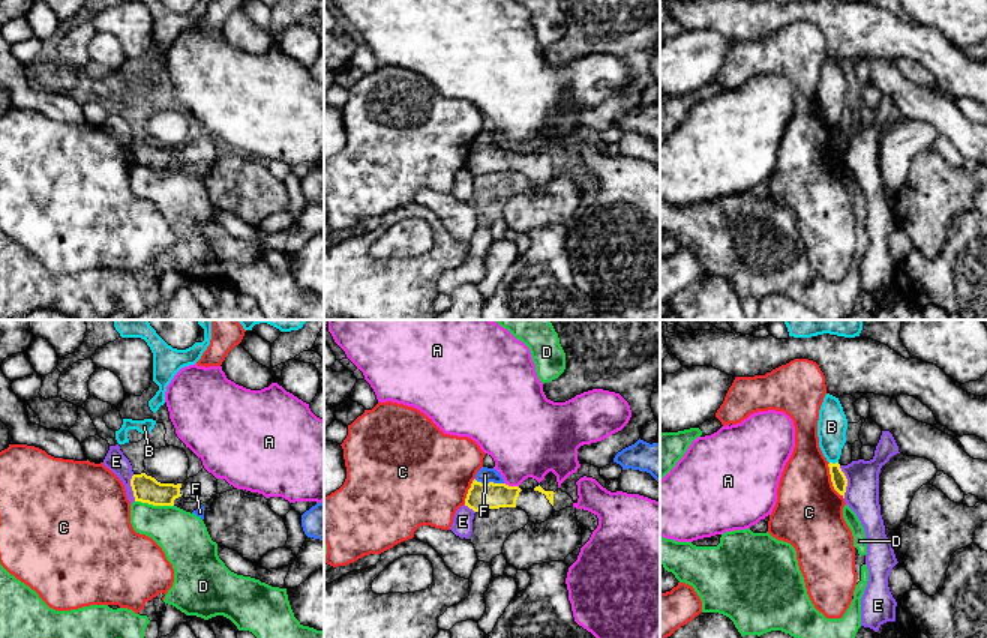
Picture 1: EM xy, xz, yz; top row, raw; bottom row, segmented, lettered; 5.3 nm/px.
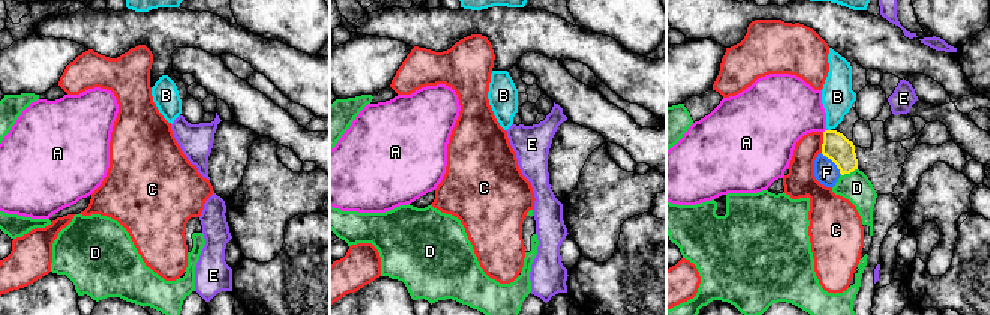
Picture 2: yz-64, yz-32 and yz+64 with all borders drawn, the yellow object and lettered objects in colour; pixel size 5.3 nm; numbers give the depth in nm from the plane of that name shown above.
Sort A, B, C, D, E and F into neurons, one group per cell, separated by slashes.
A / B / C / D / E / F

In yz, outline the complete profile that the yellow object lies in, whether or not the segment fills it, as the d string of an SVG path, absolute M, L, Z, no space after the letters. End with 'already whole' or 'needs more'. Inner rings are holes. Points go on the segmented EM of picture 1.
M830 462L828 467L830 467L831 482L832 482L834 489L844 498L848 479L844 473L842 471L840 464Z; already whole

